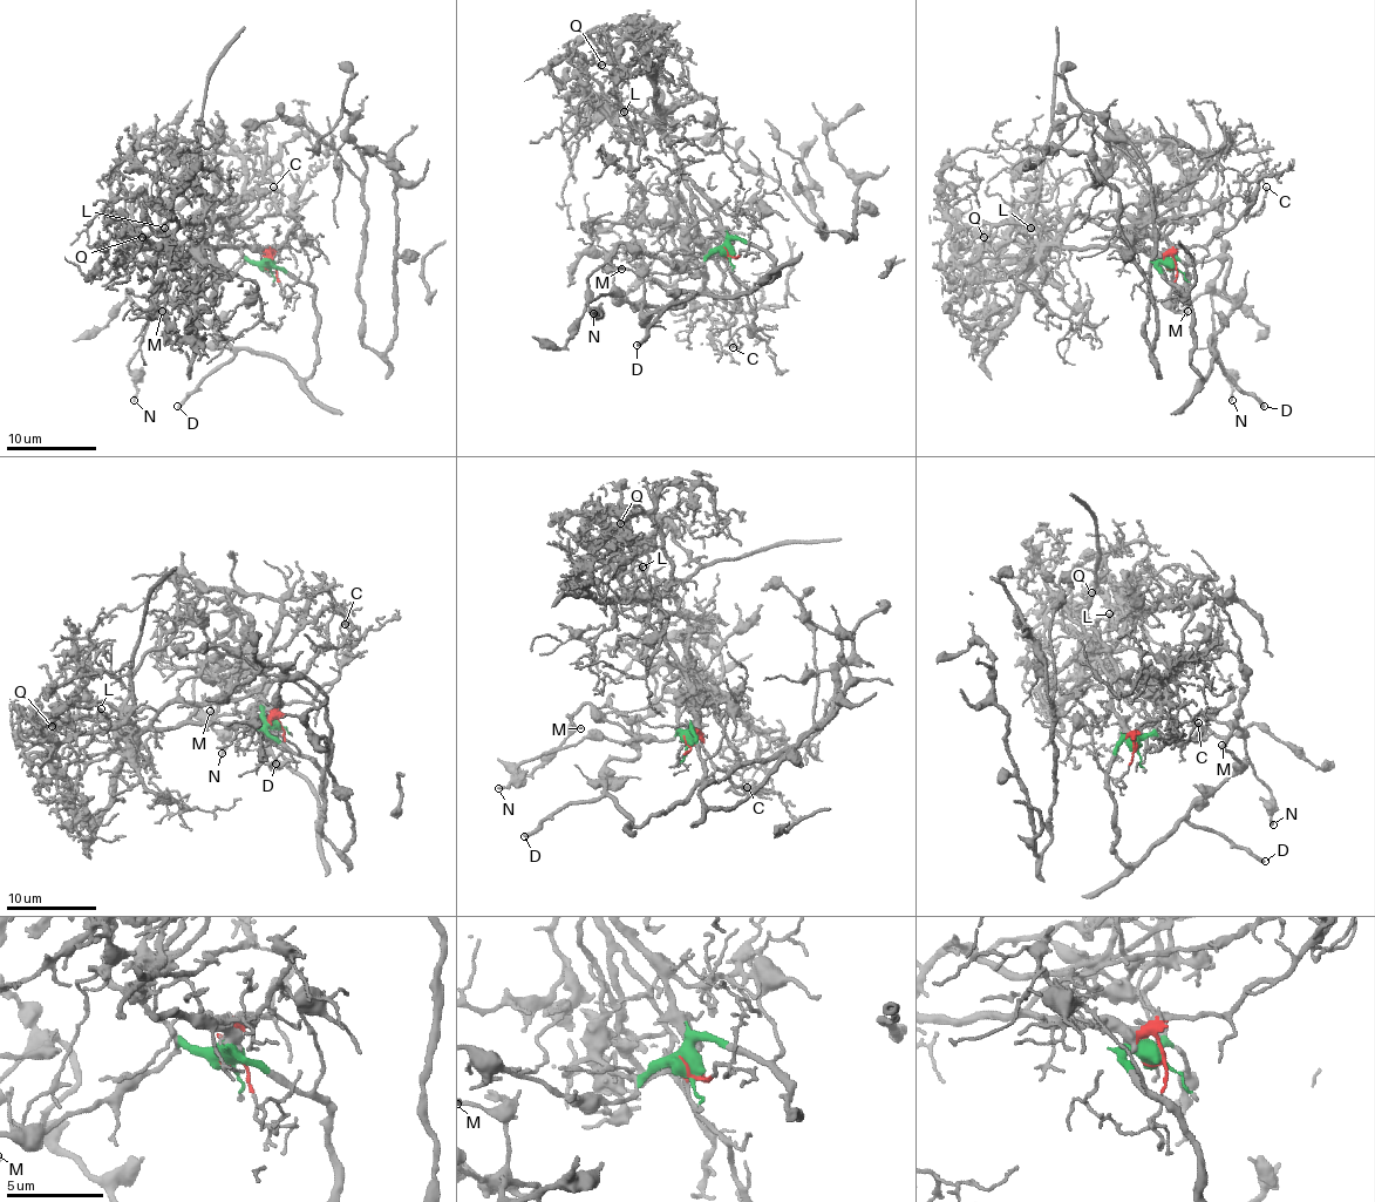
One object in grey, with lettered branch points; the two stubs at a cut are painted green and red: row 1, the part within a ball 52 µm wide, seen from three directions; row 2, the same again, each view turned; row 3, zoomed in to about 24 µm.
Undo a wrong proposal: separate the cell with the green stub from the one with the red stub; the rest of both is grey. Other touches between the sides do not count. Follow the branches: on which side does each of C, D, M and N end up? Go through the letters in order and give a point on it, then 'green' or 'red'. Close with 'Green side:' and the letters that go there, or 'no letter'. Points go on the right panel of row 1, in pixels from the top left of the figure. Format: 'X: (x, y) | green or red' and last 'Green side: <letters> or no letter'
C: (1266, 187) | red
D: (1264, 406) | green
M: (1188, 311) | green
N: (1232, 400) | green
Green side: D, M, N

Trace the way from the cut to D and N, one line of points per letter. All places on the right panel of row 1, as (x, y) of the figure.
D: (1168, 267), (1159, 270), (1192, 317), (1191, 364), (1202, 378), (1213, 348), (1219, 366), (1265, 407)
N: (1168, 267), (1159, 270), (1192, 317), (1191, 364), (1202, 378), (1231, 309), (1229, 258), (1211, 297), (1231, 400)

